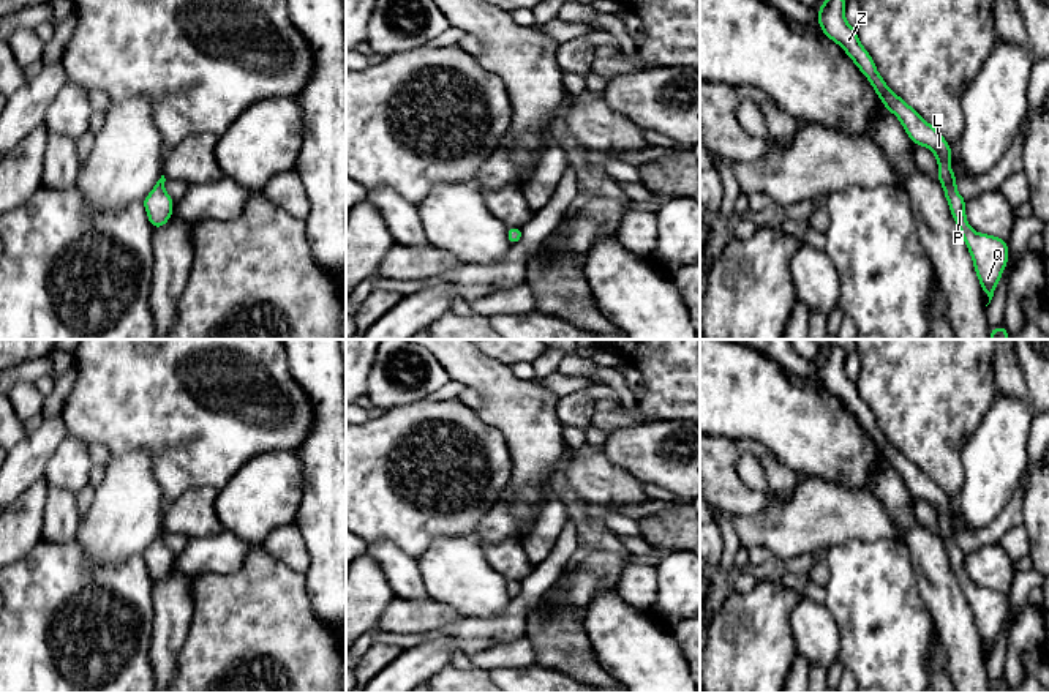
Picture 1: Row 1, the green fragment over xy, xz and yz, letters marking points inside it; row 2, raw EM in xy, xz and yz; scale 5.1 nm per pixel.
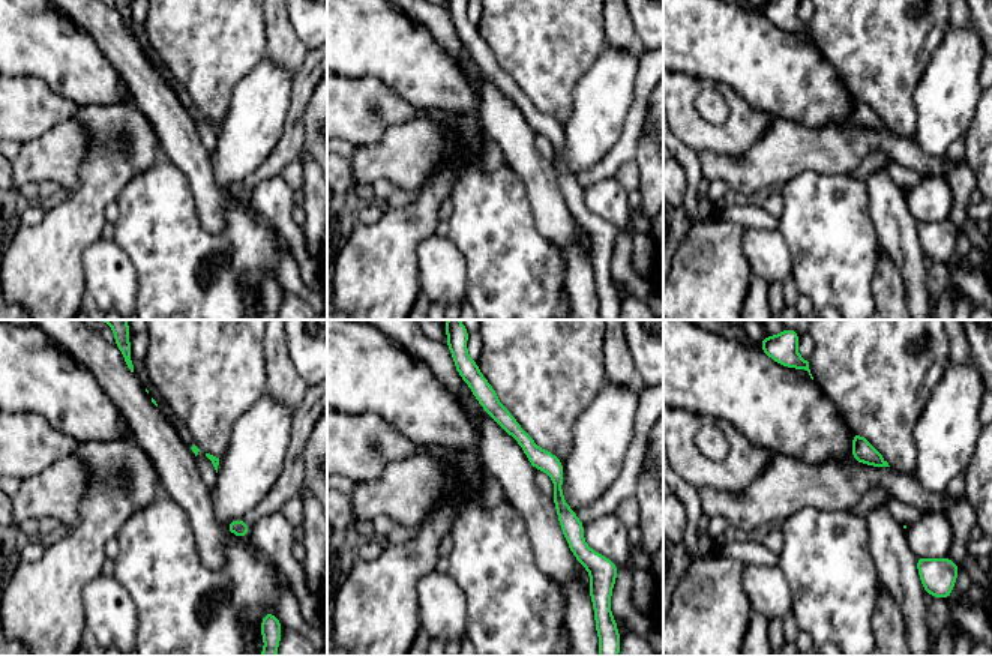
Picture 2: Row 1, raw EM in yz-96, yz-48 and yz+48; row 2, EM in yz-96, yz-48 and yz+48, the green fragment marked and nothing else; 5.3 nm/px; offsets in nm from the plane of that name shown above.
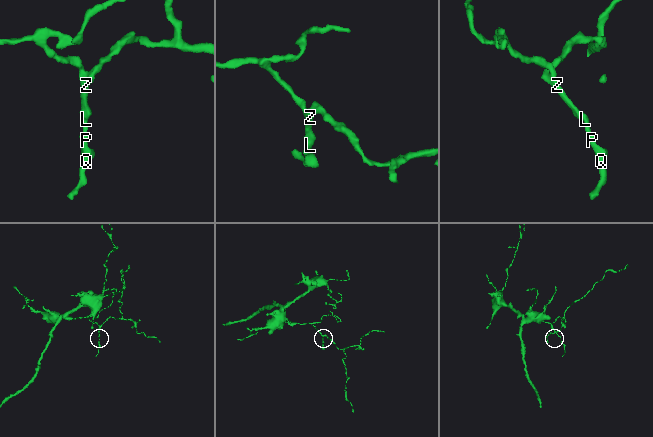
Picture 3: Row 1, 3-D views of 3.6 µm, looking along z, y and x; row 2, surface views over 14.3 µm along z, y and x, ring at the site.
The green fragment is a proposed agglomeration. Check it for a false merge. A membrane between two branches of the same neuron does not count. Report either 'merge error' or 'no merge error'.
no merge error

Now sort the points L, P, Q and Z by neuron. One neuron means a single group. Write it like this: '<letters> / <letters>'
L P Q Z

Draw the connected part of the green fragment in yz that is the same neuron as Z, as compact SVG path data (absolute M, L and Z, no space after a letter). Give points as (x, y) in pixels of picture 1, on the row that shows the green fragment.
M826 0L825 3L822 3L822 6L818 8L818 25L831 41L837 43L845 51L845 54L855 62L855 65L859 68L859 71L869 79L875 93L880 96L883 106L899 118L907 136L913 140L913 144L916 147L924 145L934 152L937 163L938 163L937 178L940 180L940 183L943 186L945 197L948 200L951 215L953 215L953 218L961 230L961 235L970 251L970 256L973 259L973 267L975 267L976 276L979 279L979 284L983 287L983 292L989 297L989 303L991 303L991 300L994 297L994 290L998 284L998 279L1002 278L1002 273L1008 264L1008 242L1005 242L1003 238L997 238L994 235L975 232L970 227L970 224L965 218L965 202L967 200L957 193L957 189L956 189L957 178L949 166L953 148L948 145L948 142L945 140L945 137L940 134L940 131L937 128L929 125L913 107L910 107L902 98L899 98L885 84L883 77L878 74L878 71L875 68L875 63L874 63L870 54L859 43L856 28L852 27L845 21L845 16L844 16L845 6L847 6L847 0Z

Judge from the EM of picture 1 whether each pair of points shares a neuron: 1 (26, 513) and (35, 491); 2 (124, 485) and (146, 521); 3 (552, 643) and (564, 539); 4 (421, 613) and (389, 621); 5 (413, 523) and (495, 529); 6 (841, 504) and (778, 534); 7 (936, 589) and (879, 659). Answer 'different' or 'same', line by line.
1: same
2: same
3: different
4: same
5: different
6: same
7: different

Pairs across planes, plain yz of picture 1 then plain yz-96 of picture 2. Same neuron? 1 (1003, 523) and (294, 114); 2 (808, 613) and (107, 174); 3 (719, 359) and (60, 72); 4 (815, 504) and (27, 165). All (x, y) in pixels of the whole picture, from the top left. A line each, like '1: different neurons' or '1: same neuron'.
1: same neuron
2: different neurons
3: same neuron
4: same neuron

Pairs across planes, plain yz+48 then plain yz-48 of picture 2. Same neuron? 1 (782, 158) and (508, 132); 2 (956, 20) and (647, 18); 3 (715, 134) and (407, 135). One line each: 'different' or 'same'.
1: different
2: different
3: different

